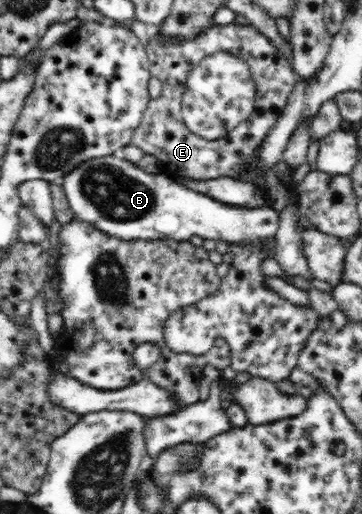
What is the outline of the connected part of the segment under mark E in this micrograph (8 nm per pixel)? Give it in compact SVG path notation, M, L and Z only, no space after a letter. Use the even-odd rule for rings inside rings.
M235 23L214 25L193 39L181 41L162 39L162 35L157 33L149 38L145 47L151 62L152 77L156 77L162 83L162 94L159 98L150 100L131 144L142 149L145 154L156 156L162 173L167 176L187 178L196 182L232 177L260 187L260 179L256 177L250 160L280 118L290 94L299 82L290 59L254 26L241 26ZM216 52L228 52L246 61L256 83L256 100L248 118L226 133L226 136L209 141L194 134L185 125L181 114L181 97L184 95L190 71L202 58Z

